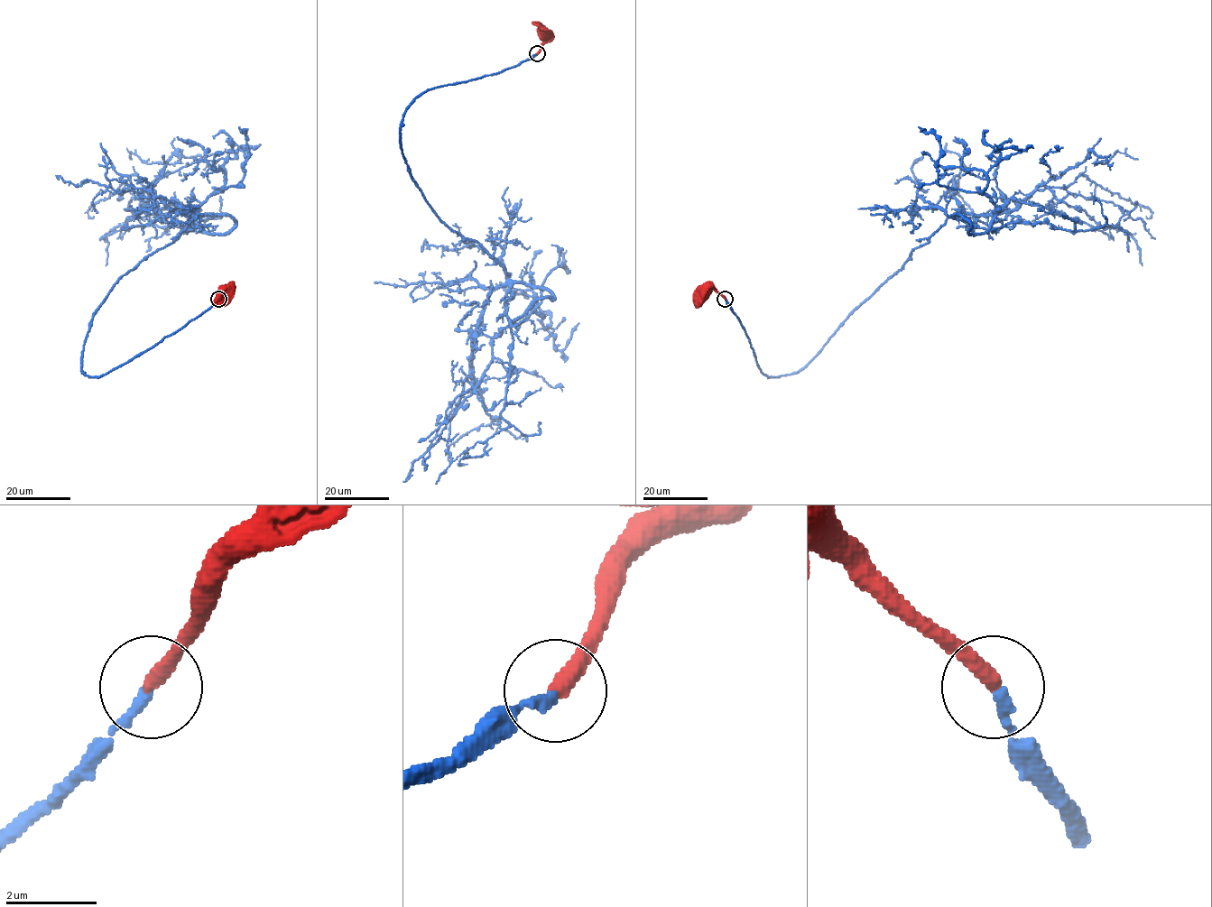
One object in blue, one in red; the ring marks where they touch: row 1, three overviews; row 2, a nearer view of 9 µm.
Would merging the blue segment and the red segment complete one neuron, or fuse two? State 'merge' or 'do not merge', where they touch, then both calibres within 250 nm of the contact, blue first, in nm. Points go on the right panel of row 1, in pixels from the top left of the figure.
merge; place (725, 299); calibres 240 and 360 nm

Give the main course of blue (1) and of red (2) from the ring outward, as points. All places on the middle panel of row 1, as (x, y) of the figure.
1: (537, 54), (429, 88), (405, 113), (401, 149), (432, 211), (553, 299), (493, 339), (484, 377), (418, 442)
2: (537, 54), (548, 35), (544, 32)

